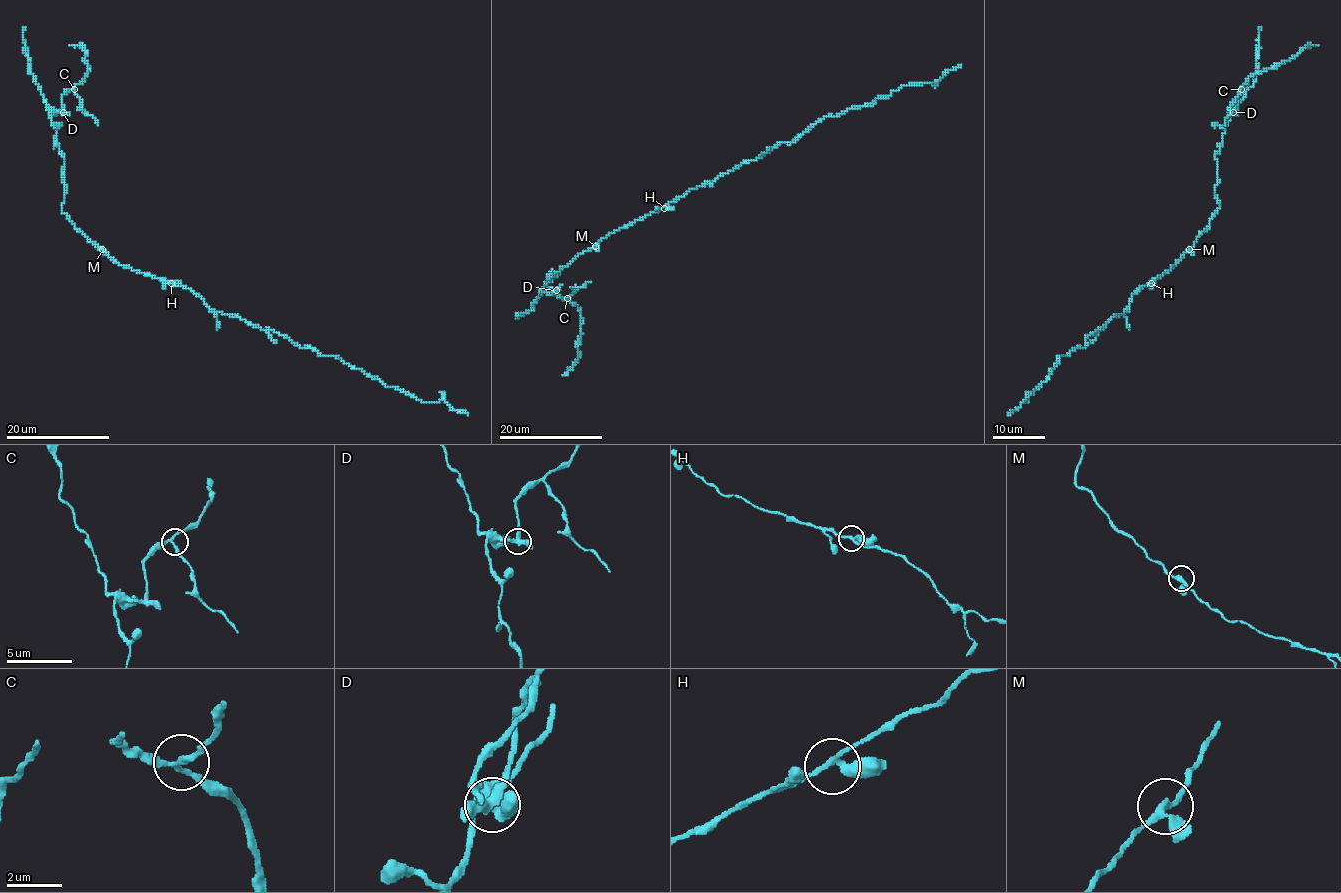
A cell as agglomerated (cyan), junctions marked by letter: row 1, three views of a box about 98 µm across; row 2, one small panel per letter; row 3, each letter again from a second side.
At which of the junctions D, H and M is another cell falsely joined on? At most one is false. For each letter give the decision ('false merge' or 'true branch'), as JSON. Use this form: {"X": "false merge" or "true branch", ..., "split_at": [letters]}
{"D": "false merge", "H": "true branch", "M": "true branch", "split_at": ["D"]}

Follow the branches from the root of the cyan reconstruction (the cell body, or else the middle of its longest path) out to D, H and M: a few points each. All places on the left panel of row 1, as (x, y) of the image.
D: (159, 279), (114, 262), (61, 211), (66, 189), (64, 155), (56, 142), (56, 127), (51, 113), (62, 112)
H: (159, 279), (171, 283)
M: (159, 279), (120, 266), (102, 249)

